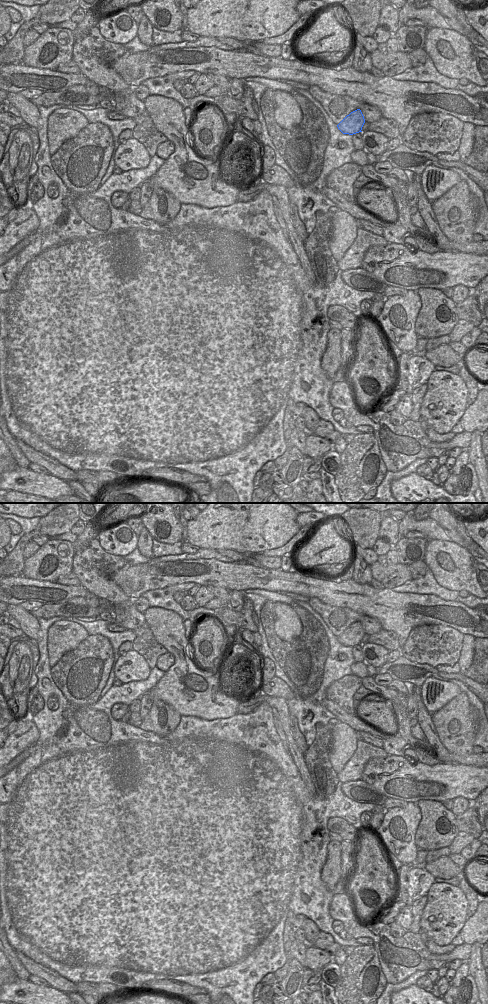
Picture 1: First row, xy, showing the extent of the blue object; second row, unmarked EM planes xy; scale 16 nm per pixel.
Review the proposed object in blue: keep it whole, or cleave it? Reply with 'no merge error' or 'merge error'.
no merge error

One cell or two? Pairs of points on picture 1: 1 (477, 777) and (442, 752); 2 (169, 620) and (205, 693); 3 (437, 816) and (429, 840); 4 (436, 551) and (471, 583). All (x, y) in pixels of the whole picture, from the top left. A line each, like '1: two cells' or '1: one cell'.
1: two cells
2: one cell
3: one cell
4: one cell

